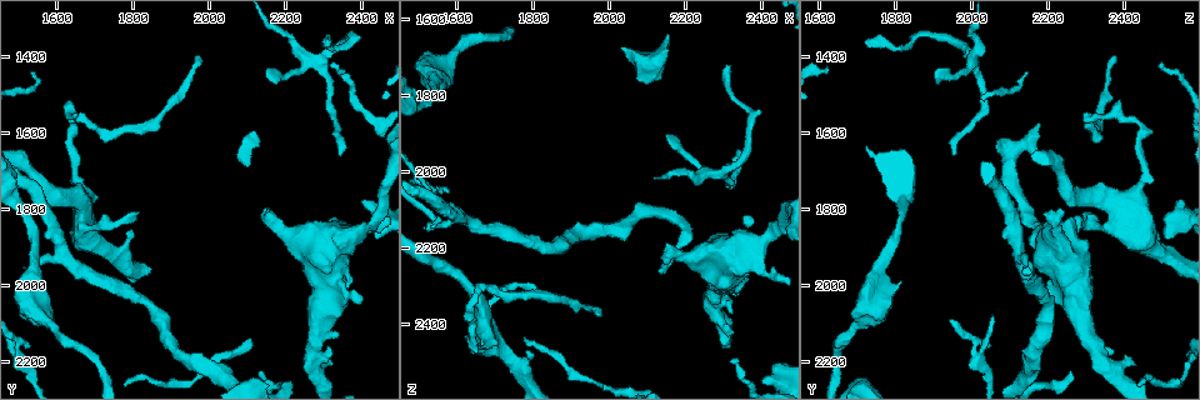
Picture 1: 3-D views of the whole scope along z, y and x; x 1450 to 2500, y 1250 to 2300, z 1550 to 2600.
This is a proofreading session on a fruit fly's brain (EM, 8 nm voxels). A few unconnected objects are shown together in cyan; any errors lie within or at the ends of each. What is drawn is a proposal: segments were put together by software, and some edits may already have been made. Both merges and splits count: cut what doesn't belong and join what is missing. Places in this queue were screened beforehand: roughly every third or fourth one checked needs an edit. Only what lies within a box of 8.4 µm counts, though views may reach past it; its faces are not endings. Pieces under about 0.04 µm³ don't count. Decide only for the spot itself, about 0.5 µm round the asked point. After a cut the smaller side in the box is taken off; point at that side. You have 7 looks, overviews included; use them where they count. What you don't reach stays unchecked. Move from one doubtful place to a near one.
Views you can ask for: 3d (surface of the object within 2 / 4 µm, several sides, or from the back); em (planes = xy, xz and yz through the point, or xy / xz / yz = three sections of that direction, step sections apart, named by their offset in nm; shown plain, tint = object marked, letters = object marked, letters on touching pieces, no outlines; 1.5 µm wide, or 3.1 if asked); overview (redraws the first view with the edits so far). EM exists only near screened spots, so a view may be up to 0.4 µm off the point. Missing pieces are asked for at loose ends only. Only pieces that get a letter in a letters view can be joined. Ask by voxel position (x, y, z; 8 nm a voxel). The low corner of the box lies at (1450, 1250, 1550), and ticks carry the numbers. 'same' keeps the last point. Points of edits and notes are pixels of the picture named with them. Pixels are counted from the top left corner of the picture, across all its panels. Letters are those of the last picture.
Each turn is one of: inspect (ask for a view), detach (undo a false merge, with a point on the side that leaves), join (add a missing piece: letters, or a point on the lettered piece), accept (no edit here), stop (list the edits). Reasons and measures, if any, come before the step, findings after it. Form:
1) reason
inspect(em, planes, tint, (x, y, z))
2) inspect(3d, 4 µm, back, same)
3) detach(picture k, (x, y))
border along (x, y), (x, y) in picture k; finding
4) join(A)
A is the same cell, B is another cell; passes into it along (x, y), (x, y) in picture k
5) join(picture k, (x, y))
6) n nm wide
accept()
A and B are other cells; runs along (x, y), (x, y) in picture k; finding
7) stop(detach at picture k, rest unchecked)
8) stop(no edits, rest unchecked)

branch stops here
inspect(em, xz, step 8, tint, (2345, 1660, 1950))

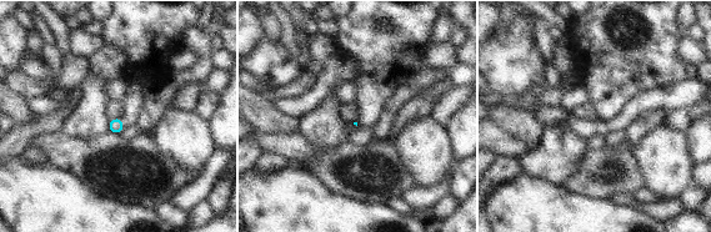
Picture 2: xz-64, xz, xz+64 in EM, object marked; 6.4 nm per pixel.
cut it another way
inspect(em, yz, step 4, letters, same)

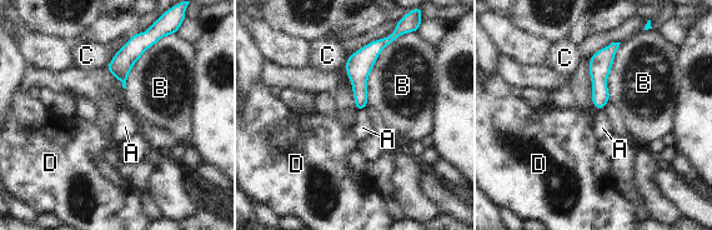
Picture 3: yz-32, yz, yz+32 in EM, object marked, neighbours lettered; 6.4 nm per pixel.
join(D)
D is the same cell, A, B and C are other cells; passes into it along (600, 68), (596, 106), (568, 134) in picture 3; the neuron continues

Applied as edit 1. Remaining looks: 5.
abrupt turn
inspect(3d, 2 µm, (1670, 1565, 2305))

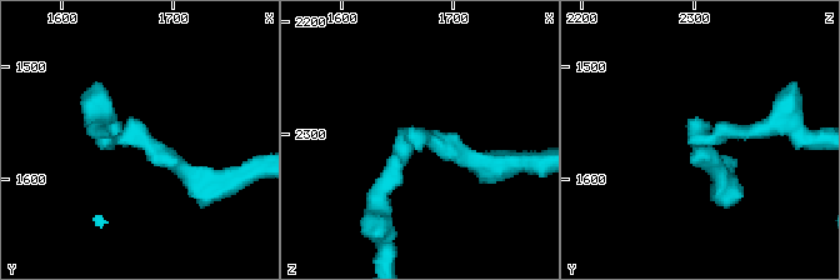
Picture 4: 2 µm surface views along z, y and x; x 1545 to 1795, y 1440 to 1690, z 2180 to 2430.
arms of 180, 190 nm; shape alone is not enough
inspect(em, planes, letters, (1674, 1564, 2304))

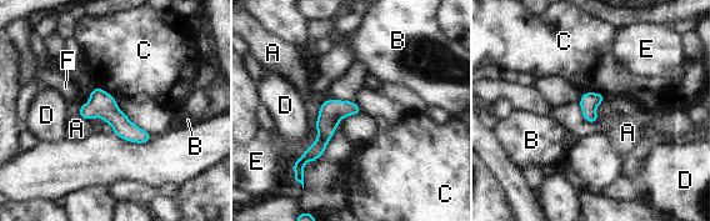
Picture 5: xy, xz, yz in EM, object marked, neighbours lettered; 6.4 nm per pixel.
120 nm wide; C touches over 170 nm
accept()
A, B, C, D, E and F are other cells; all the same neuron

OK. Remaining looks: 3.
stop(join at picture 3, rest unchecked)

